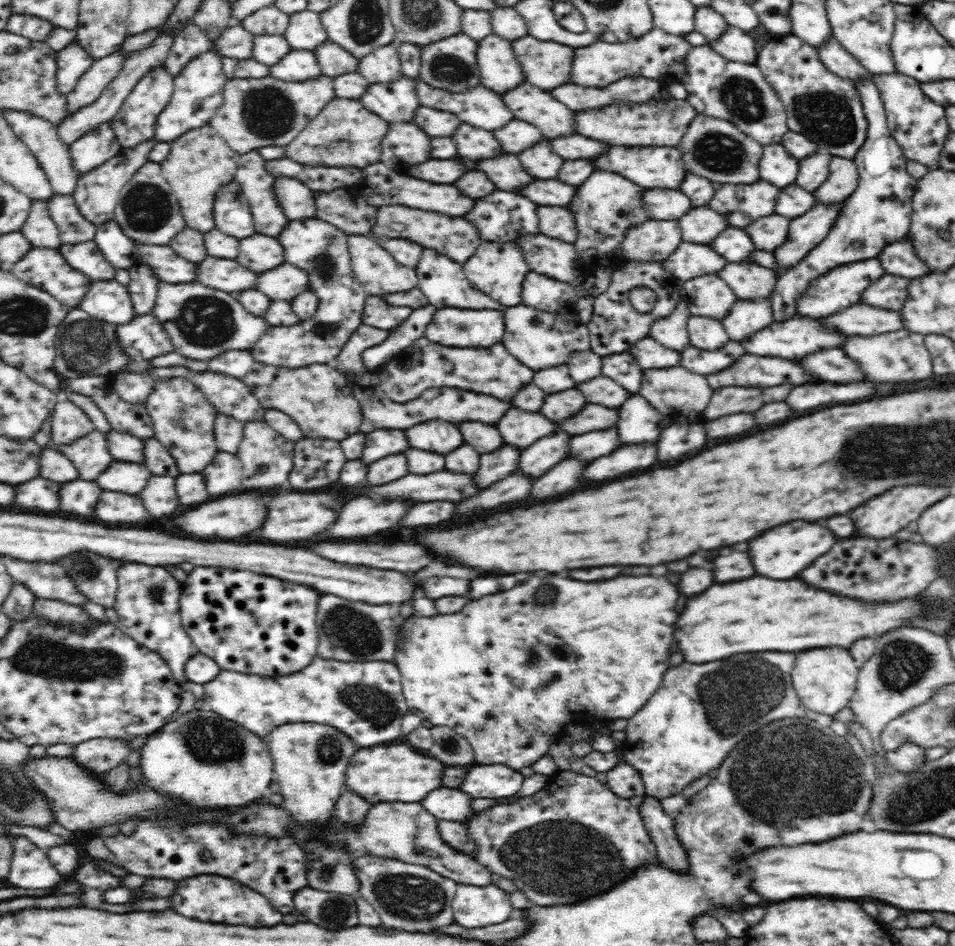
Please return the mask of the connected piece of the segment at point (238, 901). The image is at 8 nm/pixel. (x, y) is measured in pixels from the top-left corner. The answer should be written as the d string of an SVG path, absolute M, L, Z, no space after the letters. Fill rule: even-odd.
M215 874L196 875L176 882L176 892L174 896L170 896L170 902L174 912L202 922L244 924L250 928L272 928L282 922L282 914L274 906L270 906L270 902L262 894L248 888L239 880Z

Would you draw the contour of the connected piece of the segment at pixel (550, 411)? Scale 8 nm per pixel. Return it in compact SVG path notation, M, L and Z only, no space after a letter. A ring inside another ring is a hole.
M564 390L556 394L548 394L540 412L552 422L562 422L578 412L586 404L586 398L578 390Z

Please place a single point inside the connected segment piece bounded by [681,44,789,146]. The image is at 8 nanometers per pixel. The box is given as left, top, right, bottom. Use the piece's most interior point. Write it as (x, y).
(737, 92)

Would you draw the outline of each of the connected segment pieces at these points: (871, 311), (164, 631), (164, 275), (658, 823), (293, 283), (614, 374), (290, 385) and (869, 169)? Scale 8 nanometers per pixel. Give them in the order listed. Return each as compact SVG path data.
M866 304L850 306L820 320L826 328L848 336L874 336L903 329L902 315L896 310L880 310Z
M125 561L116 570L116 577L118 588L113 608L119 617L116 625L140 645L156 652L170 667L176 681L185 686L188 684L185 678L186 662L198 651L194 648L192 639L181 621L179 611L181 582L174 579L163 566Z
M136 243L135 250L138 250L138 256L134 263L145 264L149 266L154 272L154 276L162 282L168 282L168 284L184 284L184 282L194 282L194 264L180 258L170 246L158 246L155 244L140 244Z
M650 795L639 806L639 813L644 820L647 833L656 844L656 852L660 862L664 862L668 868L686 872L686 852L682 850L680 842L676 840L676 831L673 825L673 817L670 817L663 809L660 799Z
M284 262L270 272L260 274L255 286L271 300L291 302L309 288L308 281L306 272Z
M628 352L606 356L602 360L602 374L622 384L628 392L638 392L642 382L642 368L638 366L636 358Z
M255 363L241 380L262 408L279 410L290 416L298 423L306 438L344 440L351 434L362 431L360 403L350 390L346 377L329 363L295 369Z
M862 79L854 85L869 124L864 144L854 158L859 173L858 187L845 201L826 238L796 266L777 278L774 292L770 296L774 320L790 320L796 316L796 300L800 300L800 296L815 278L841 264L877 258L886 245L908 238L913 194L918 182L908 174L906 155L890 134L884 105L873 79Z

